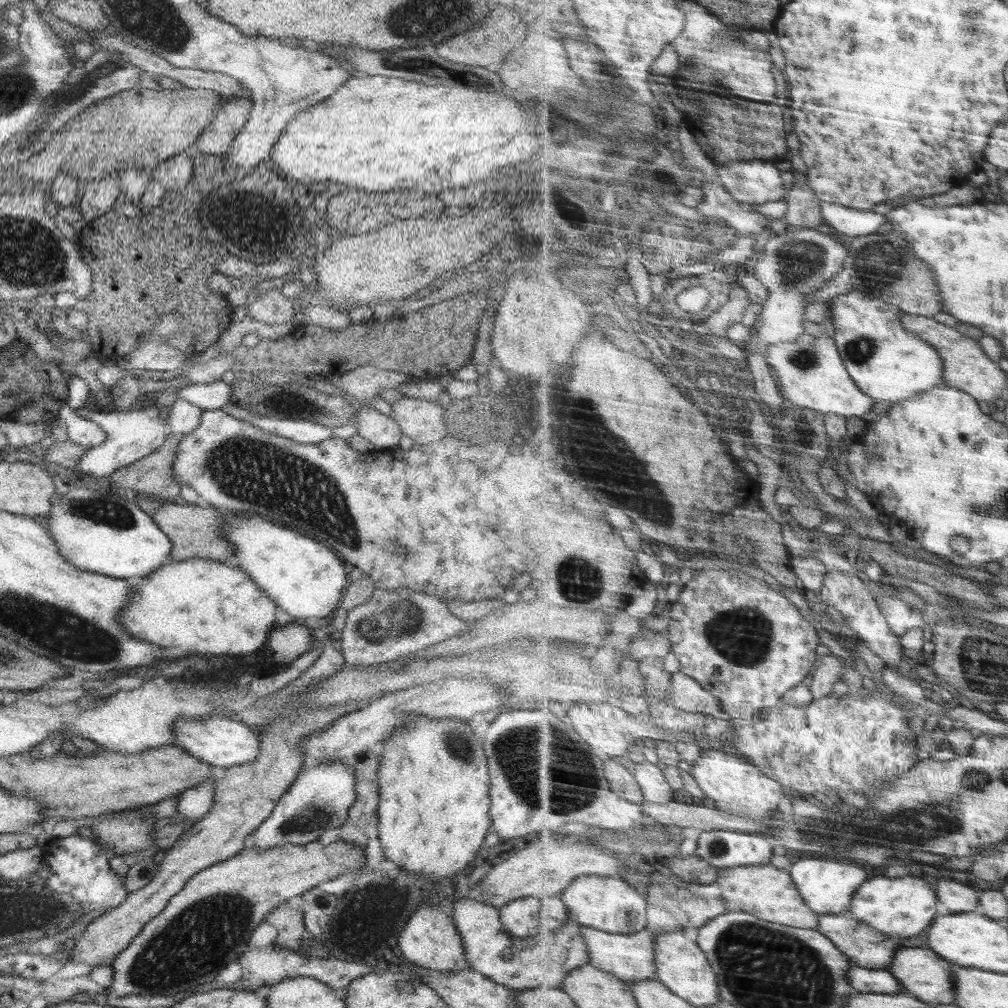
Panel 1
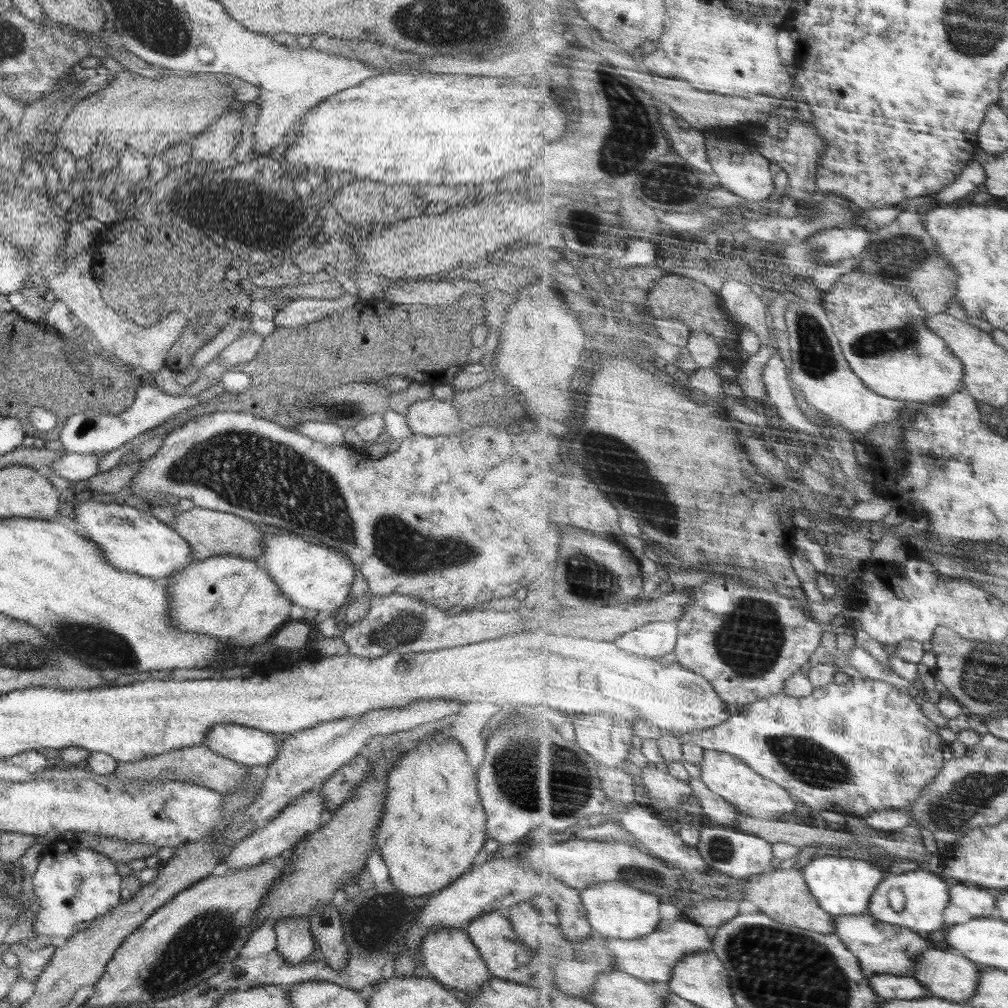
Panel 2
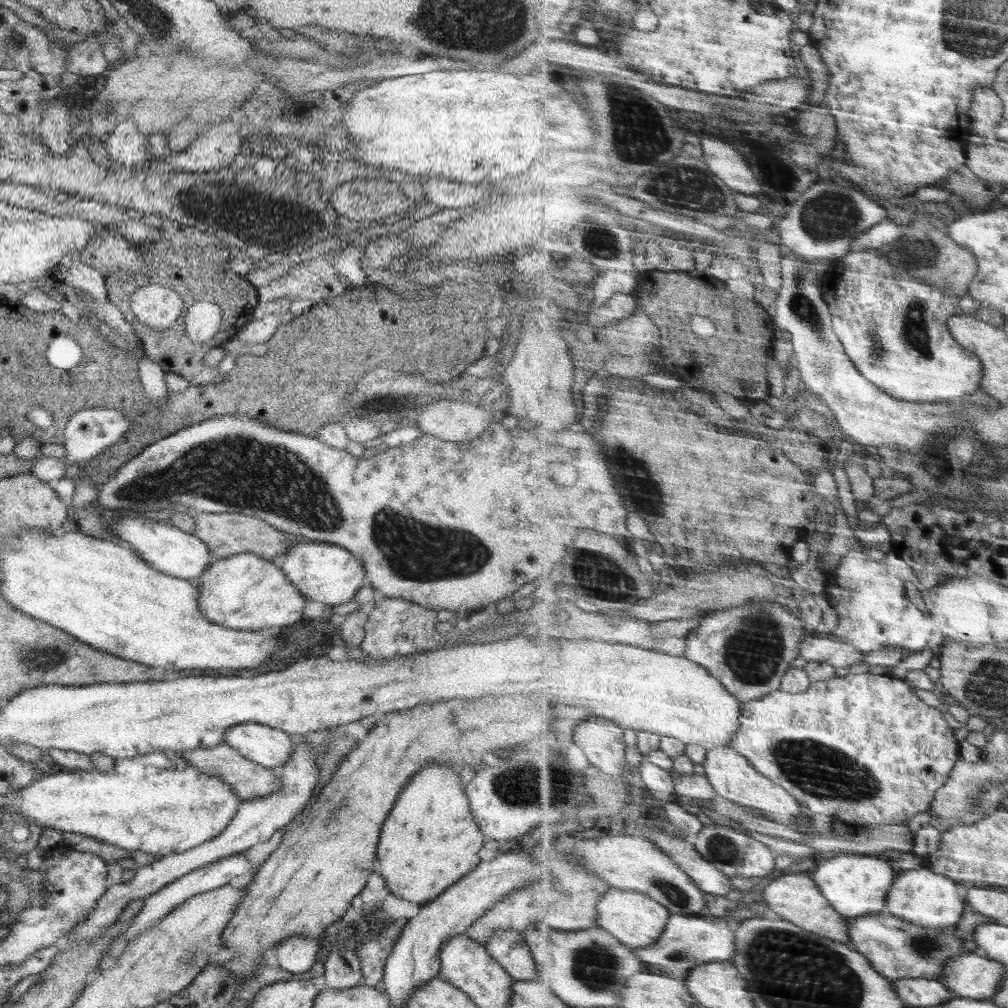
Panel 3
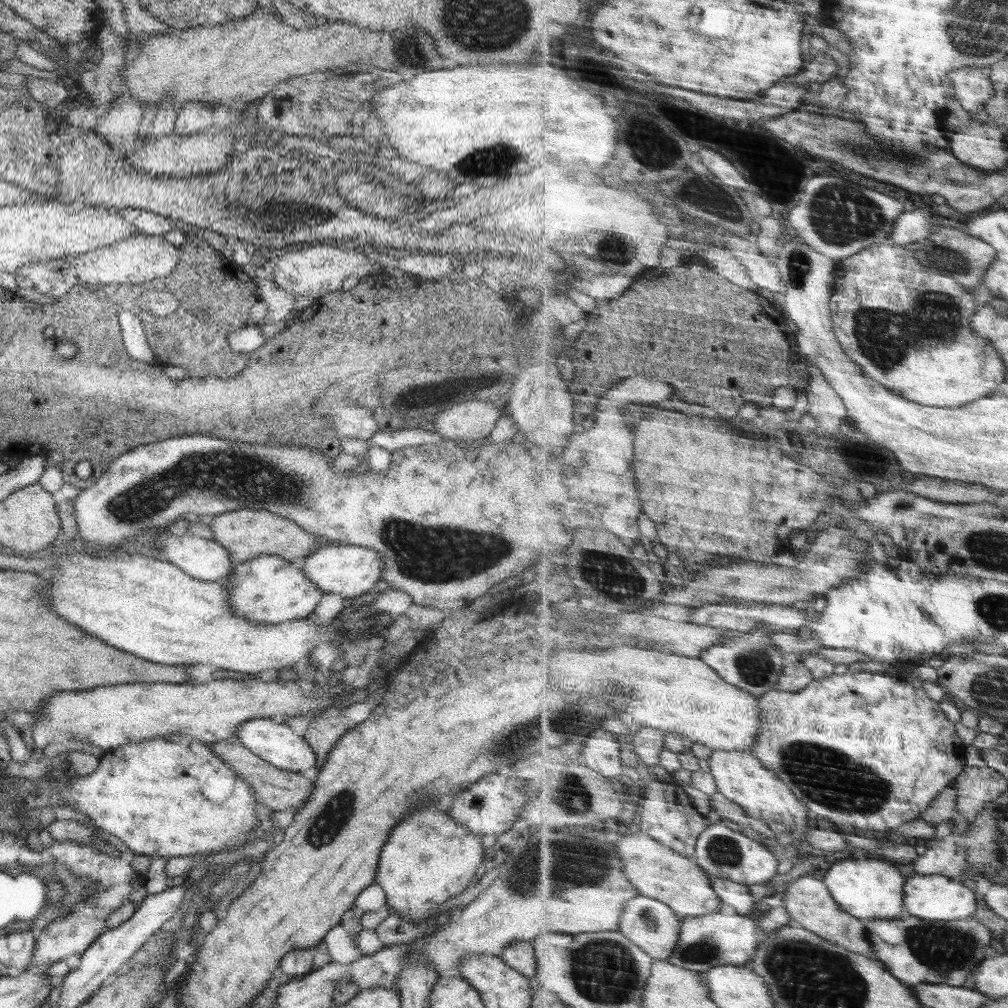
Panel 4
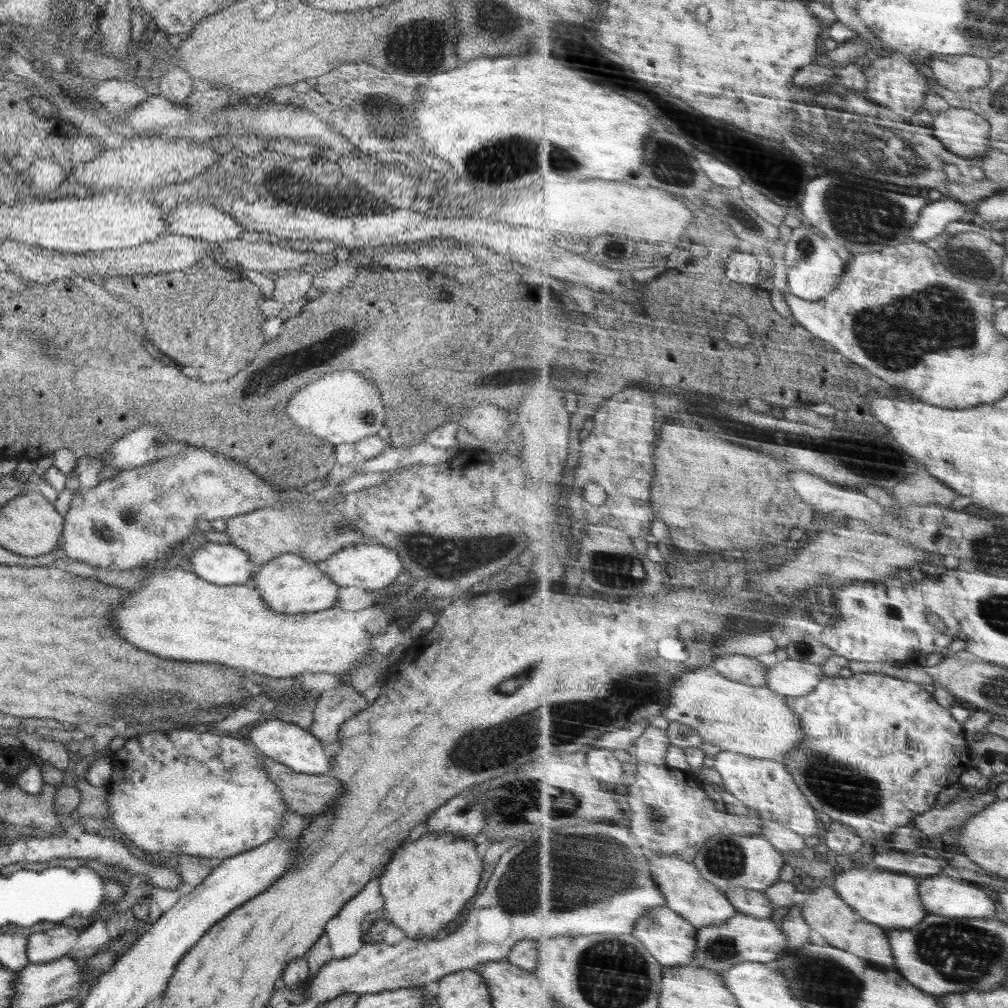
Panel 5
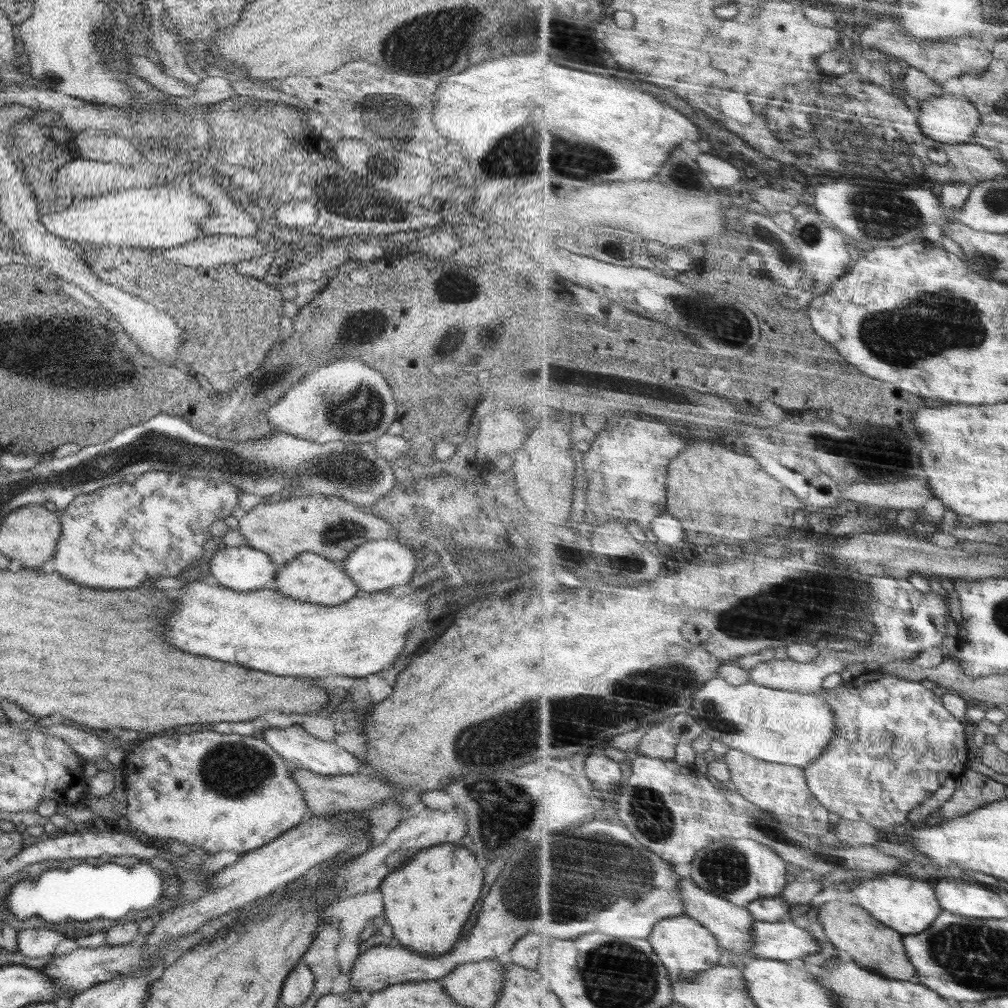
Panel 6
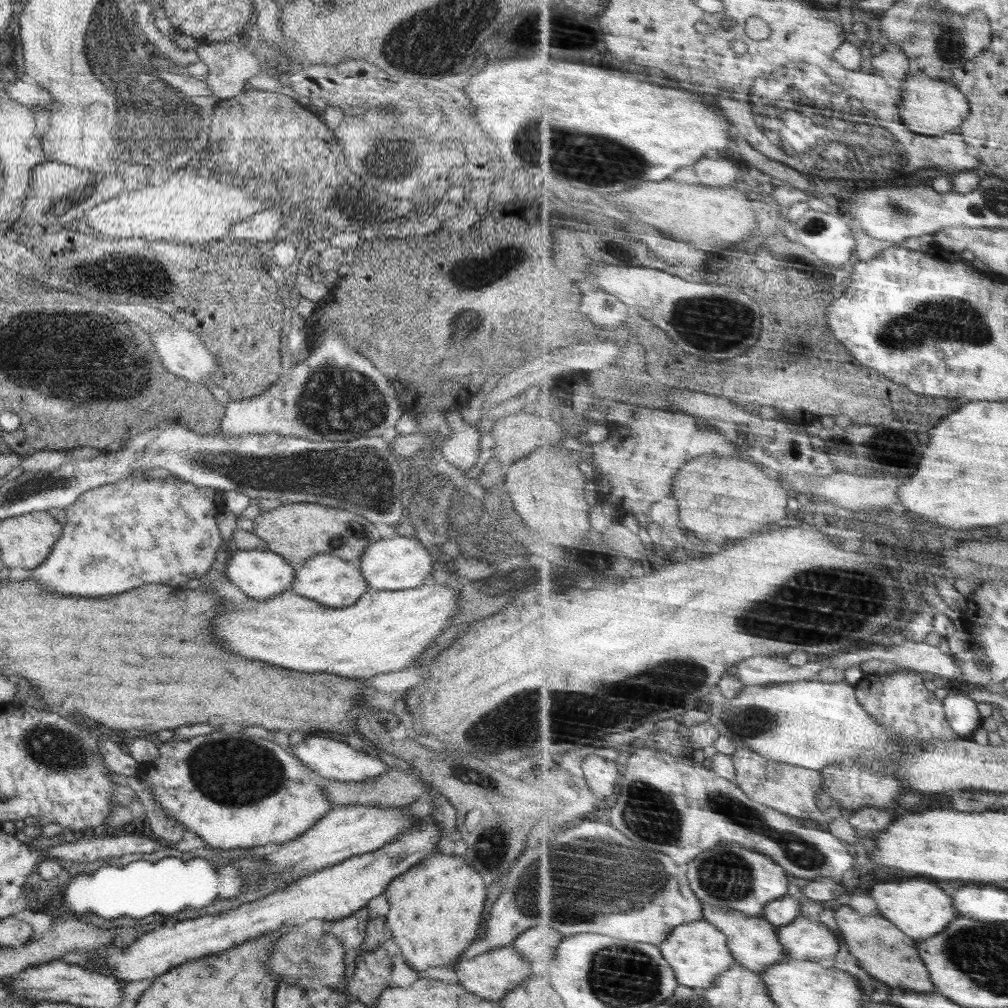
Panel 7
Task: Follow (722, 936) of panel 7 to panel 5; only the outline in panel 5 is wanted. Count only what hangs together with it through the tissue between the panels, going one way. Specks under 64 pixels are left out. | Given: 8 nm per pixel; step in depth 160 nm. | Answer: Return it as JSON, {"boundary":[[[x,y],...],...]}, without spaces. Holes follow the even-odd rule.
{"boundary":[[[657,906],[642,915],[637,922],[633,935],[638,937],[663,964],[668,966],[692,965],[698,950],[698,928],[685,916],[676,912],[673,908]]]}

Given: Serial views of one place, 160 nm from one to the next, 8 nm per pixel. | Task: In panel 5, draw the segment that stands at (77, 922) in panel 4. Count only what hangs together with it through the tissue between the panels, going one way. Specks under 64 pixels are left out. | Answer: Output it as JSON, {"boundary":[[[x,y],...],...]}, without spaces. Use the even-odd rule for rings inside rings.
{"boundary":[[[56,926],[48,932],[34,932],[28,936],[27,959],[34,963],[48,963],[58,960],[74,948],[78,940],[78,932],[66,926]]]}

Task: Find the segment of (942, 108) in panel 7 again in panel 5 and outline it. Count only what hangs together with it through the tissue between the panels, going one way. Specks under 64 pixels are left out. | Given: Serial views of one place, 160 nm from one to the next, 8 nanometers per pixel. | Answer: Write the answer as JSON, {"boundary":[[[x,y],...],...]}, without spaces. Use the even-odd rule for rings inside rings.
{"boundary":[[[968,106],[966,108],[952,108],[950,111],[944,111],[937,115],[932,131],[948,149],[966,158],[981,158],[992,150],[990,148],[990,134],[993,132],[993,125]]]}

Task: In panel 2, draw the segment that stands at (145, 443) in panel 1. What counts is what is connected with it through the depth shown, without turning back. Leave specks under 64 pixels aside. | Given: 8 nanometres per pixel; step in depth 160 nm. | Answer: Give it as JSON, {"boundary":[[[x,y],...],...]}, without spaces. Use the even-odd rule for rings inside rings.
{"boundary":[[[65,453],[50,464],[45,471],[54,473],[56,476],[69,480],[73,484],[79,480],[89,480],[92,475],[99,473],[99,456],[103,455],[102,453],[99,455]]]}

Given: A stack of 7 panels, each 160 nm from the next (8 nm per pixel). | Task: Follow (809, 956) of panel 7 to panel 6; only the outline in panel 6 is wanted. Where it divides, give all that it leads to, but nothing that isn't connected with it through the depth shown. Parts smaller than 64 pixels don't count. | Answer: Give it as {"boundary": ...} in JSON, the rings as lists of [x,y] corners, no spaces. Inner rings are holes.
{"boundary":[[[792,919],[776,922],[758,921],[753,926],[757,958],[792,960],[822,952],[814,934],[796,926]]]}

